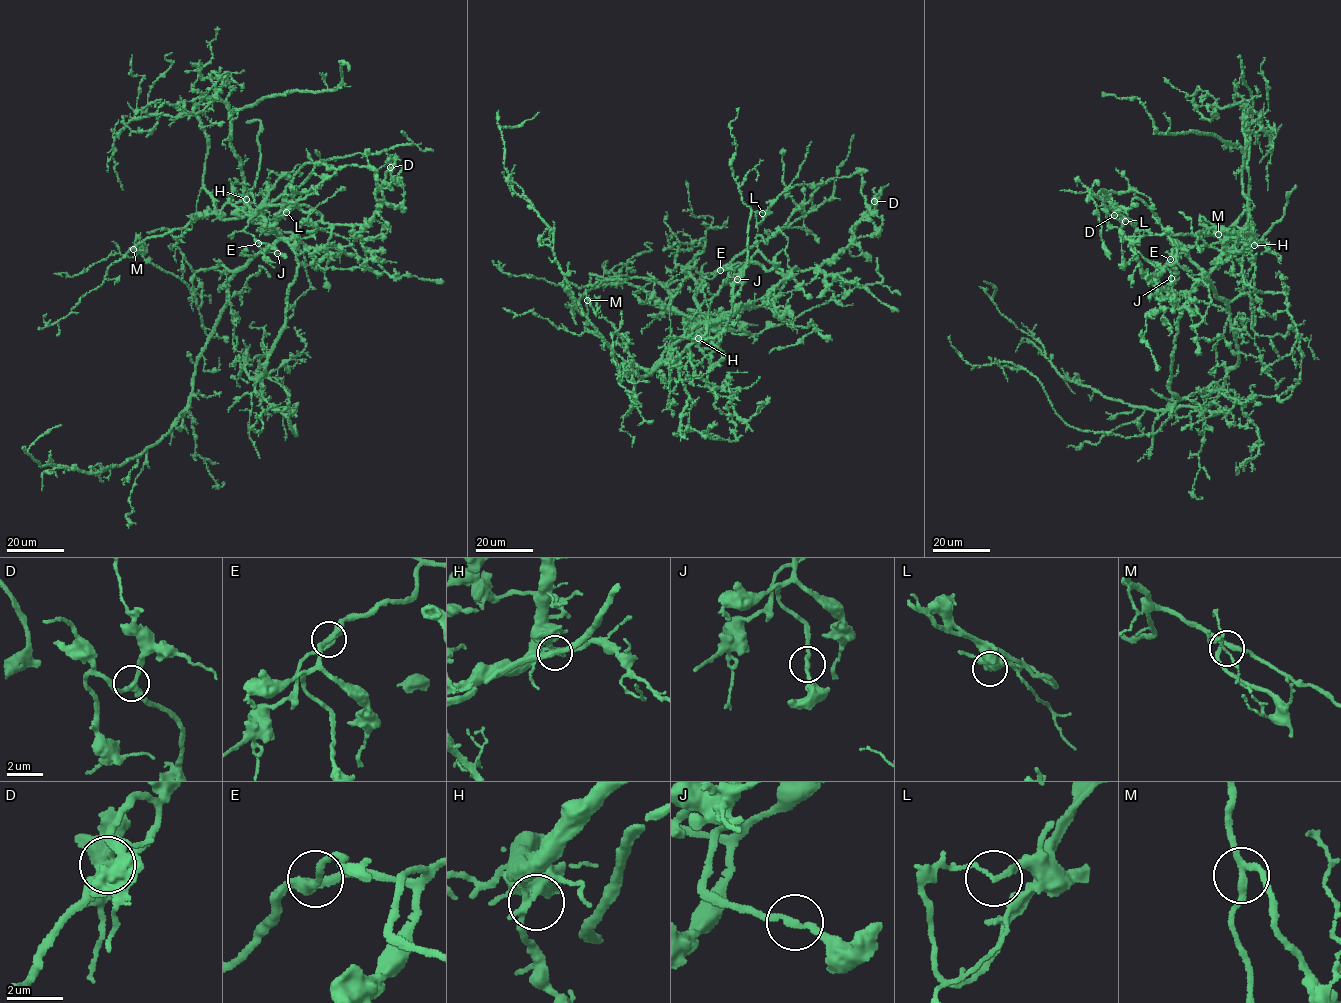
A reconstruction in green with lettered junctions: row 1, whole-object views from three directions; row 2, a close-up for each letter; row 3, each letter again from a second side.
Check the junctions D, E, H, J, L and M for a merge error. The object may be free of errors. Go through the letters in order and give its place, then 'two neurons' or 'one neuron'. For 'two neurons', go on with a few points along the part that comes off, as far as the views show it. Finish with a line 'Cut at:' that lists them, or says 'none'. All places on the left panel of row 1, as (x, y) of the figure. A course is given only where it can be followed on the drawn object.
D: (390, 167) | one neuron
E: (258, 243) | one neuron
H: (246, 199) | one neuron
J: (277, 253) | one neuron
L: (286, 212) | two neurons | (286, 212), (279, 212), (301, 196)
M: (133, 249) | one neuron
Cut at: L

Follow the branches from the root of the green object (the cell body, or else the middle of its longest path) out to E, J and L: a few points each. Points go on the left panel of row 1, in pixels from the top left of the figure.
E: (251, 260), (278, 238), (262, 216), (252, 215), (243, 230), (258, 243)
J: (251, 260), (278, 238), (268, 222), (252, 215), (243, 230), (269, 244), (267, 251), (277, 253)
L: (251, 260), (278, 238), (252, 216), (284, 206), (310, 174), (322, 178), (286, 212)

